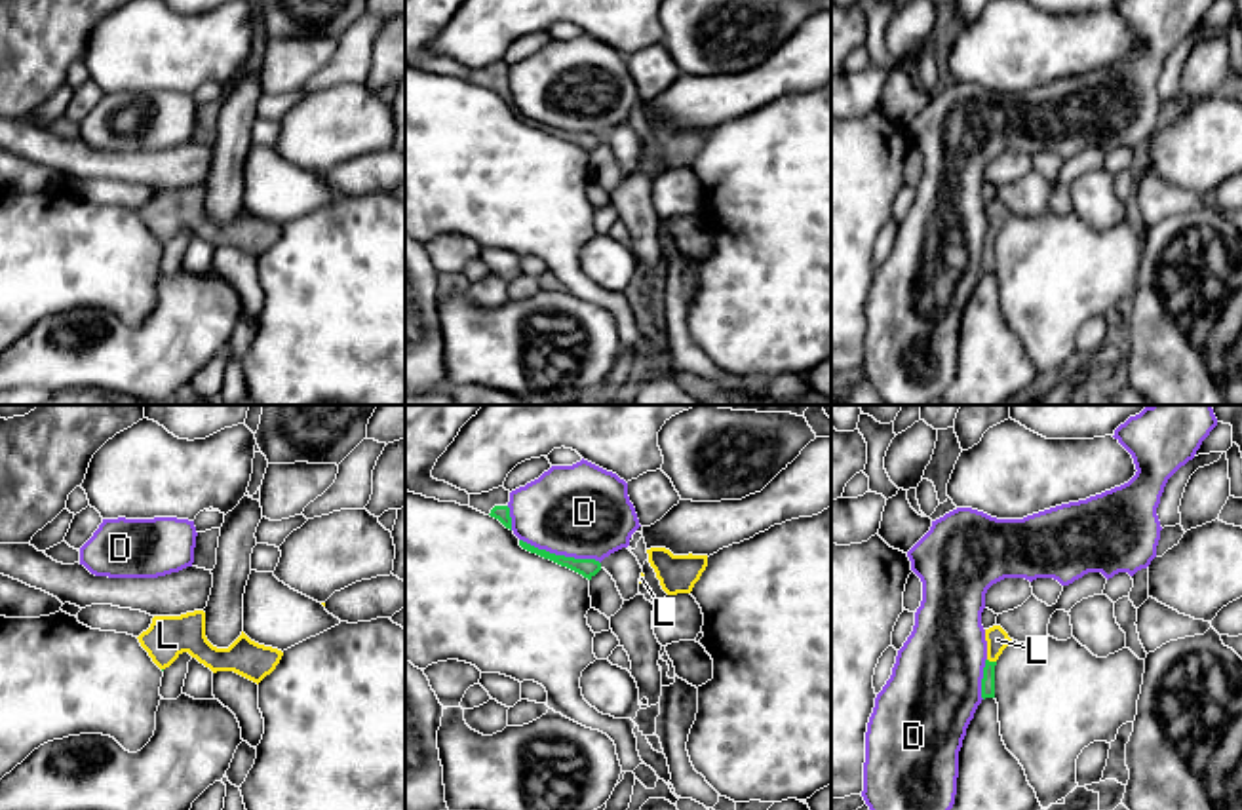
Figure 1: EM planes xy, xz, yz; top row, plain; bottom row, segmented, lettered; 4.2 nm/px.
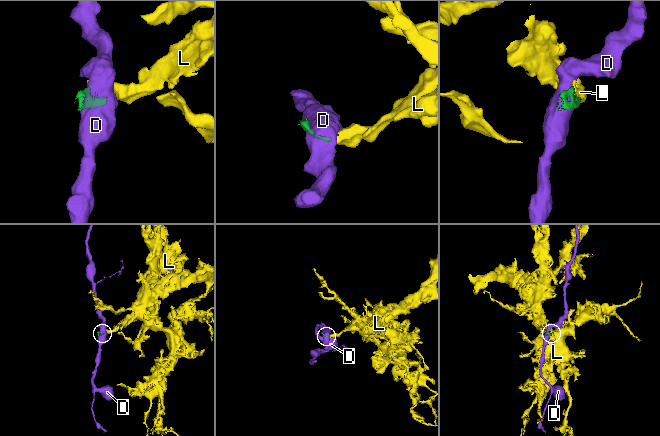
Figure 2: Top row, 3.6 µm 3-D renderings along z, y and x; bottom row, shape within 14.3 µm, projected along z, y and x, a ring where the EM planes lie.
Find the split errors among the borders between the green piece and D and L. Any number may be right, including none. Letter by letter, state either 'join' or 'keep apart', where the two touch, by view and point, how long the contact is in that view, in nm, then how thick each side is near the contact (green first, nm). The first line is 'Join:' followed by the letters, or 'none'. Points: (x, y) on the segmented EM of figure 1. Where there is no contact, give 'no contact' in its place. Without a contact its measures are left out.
Join: L
D: keep apart | xz (560, 556) | 360 nm | 80/400 nm
L: join | yz (991, 662) | 40 nm | 60/100 nm

